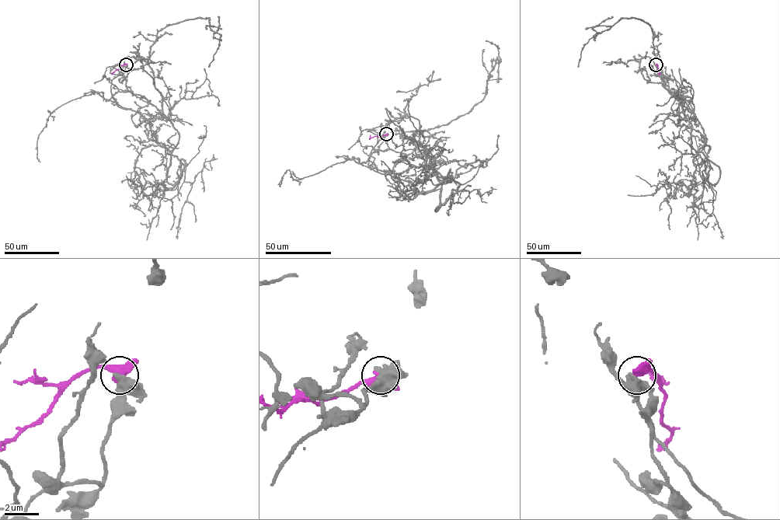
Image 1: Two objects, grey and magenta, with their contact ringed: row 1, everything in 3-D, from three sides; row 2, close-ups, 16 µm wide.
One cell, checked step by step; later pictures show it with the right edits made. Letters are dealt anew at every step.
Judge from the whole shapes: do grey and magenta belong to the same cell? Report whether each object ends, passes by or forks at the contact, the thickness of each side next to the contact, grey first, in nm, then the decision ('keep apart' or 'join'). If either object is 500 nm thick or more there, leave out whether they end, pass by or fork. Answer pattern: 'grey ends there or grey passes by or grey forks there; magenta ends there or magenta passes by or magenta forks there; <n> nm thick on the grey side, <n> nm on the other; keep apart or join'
500 nm thick on the grey side, 500 nm on the other; keep apart

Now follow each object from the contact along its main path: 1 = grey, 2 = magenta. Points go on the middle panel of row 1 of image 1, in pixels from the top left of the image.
1: (386, 134), (388, 147), (430, 167), (414, 132), (447, 125), (483, 99), (499, 58), (485, 40)
2: (386, 134), (370, 138), (370, 135)

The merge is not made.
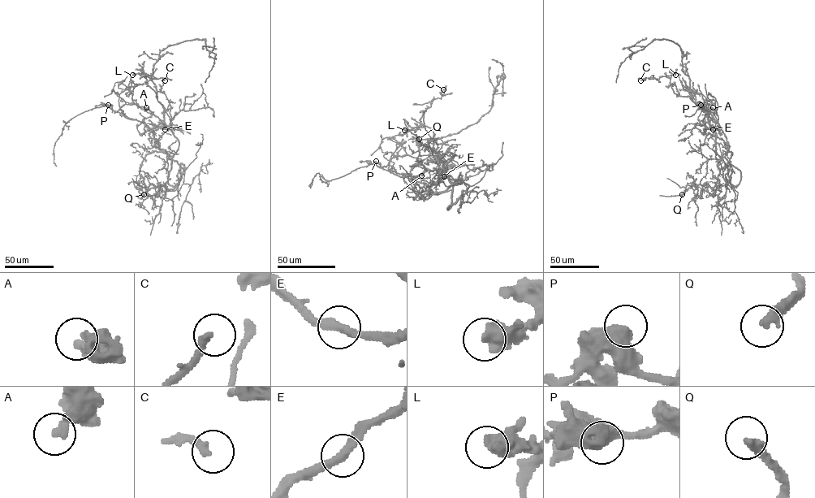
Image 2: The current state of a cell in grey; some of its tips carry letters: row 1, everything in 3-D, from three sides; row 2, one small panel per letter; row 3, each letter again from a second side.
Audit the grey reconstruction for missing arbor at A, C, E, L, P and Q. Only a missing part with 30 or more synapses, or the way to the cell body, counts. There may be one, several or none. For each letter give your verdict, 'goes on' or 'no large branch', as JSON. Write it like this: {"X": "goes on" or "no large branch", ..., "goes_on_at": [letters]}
{"A": "no large branch", "C": "no large branch", "E": "no large branch", "L": "goes on", "P": "no large branch", "Q": "goes on", "goes_on_at": ["L", "Q"]}

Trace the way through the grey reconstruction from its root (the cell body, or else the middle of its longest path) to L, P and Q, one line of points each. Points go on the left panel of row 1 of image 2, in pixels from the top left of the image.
L: (164, 111), (144, 75), (132, 75)
P: (164, 111), (163, 123), (148, 110), (135, 104), (123, 104), (116, 111), (108, 105)
Q: (164, 111), (165, 125), (152, 132), (183, 174), (174, 188), (159, 184), (144, 194)

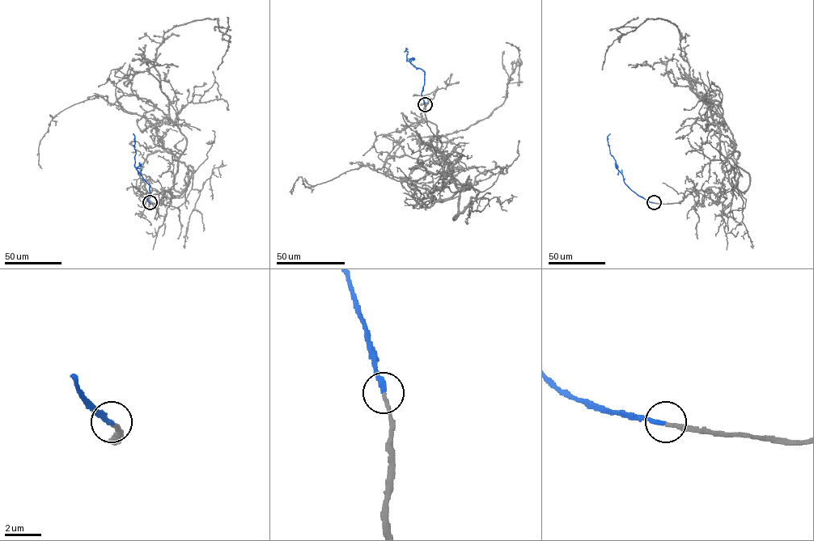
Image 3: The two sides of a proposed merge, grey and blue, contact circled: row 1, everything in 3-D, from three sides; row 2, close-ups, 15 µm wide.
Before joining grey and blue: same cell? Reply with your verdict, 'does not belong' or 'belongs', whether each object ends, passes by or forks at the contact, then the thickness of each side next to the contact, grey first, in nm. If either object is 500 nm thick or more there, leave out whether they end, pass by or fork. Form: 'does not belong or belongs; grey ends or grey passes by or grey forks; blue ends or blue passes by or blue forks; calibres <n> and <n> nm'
belongs; grey ends; blue ends; calibres 200 and 240 nm

